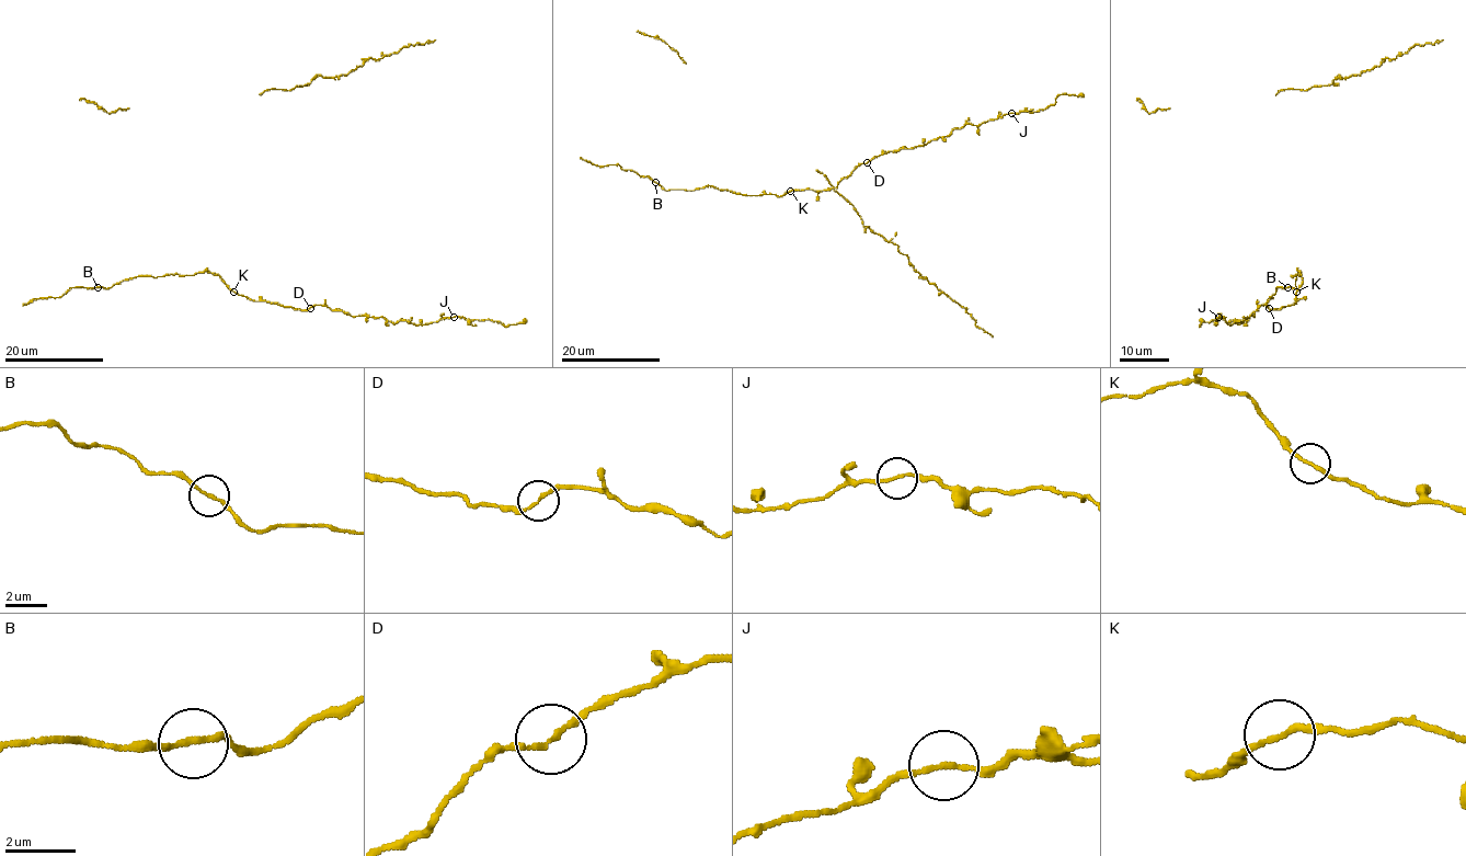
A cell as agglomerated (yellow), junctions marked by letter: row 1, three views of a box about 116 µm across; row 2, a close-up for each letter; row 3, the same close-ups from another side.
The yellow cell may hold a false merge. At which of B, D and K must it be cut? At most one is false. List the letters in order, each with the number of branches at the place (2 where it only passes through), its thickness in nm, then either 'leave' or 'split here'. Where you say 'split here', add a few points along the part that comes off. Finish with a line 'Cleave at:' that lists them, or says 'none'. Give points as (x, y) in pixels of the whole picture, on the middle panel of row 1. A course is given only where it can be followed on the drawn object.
B: branches 2; calibre 150 nm; leave
D: branches 2; calibre 150 nm; leave
K: branches 2; calibre 150 nm; leave
Cleave at: none

